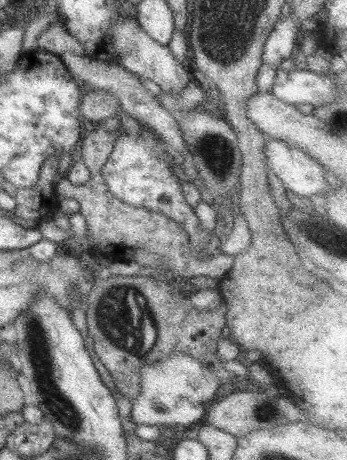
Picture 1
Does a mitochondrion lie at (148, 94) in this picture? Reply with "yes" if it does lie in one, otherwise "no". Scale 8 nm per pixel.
no

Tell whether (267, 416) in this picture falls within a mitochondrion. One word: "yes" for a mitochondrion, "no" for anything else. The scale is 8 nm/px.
yes

